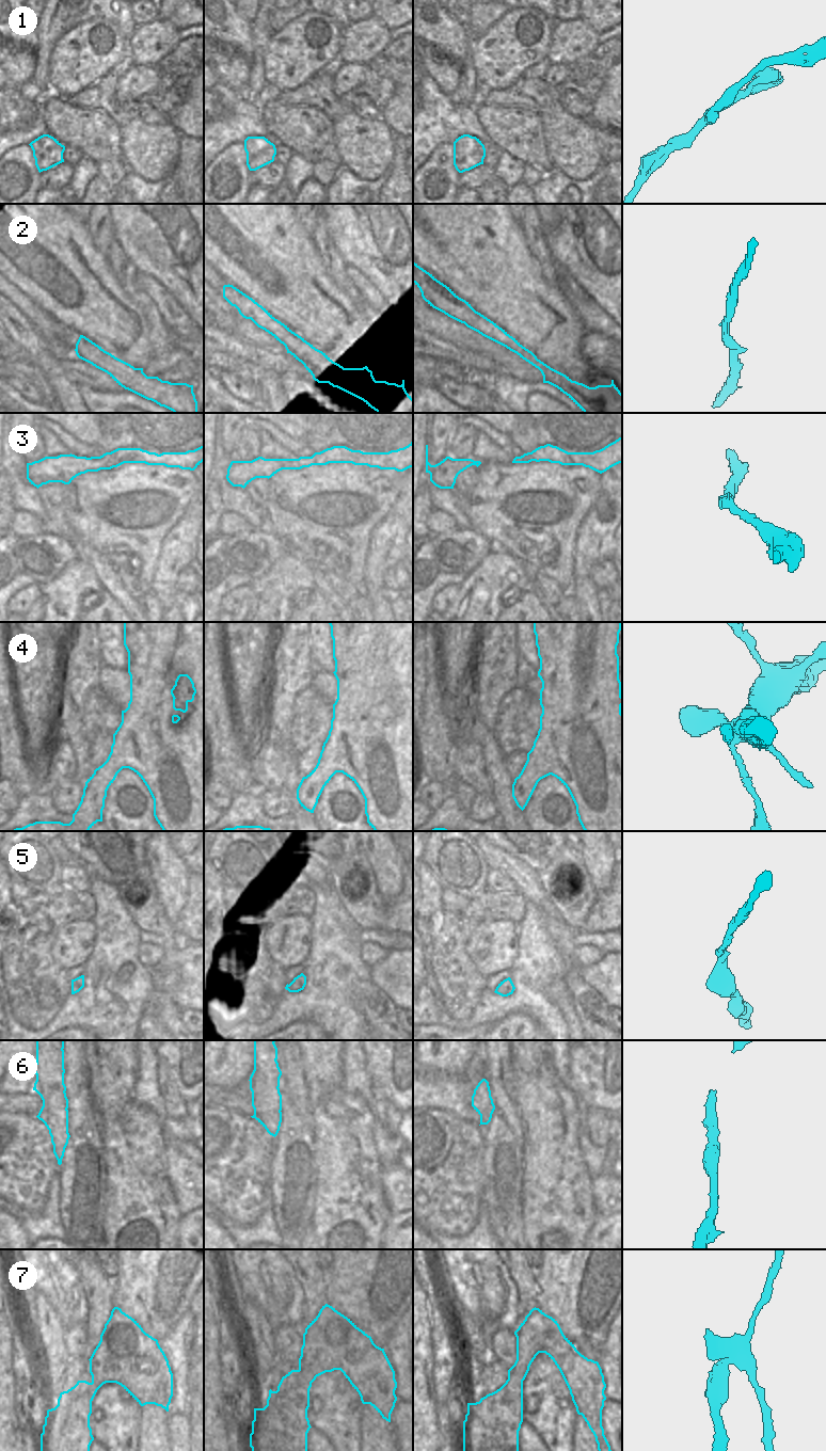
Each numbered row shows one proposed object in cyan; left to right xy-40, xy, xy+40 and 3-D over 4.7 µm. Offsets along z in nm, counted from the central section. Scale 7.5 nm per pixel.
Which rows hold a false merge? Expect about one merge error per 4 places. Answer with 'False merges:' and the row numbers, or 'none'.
False merges: 7

